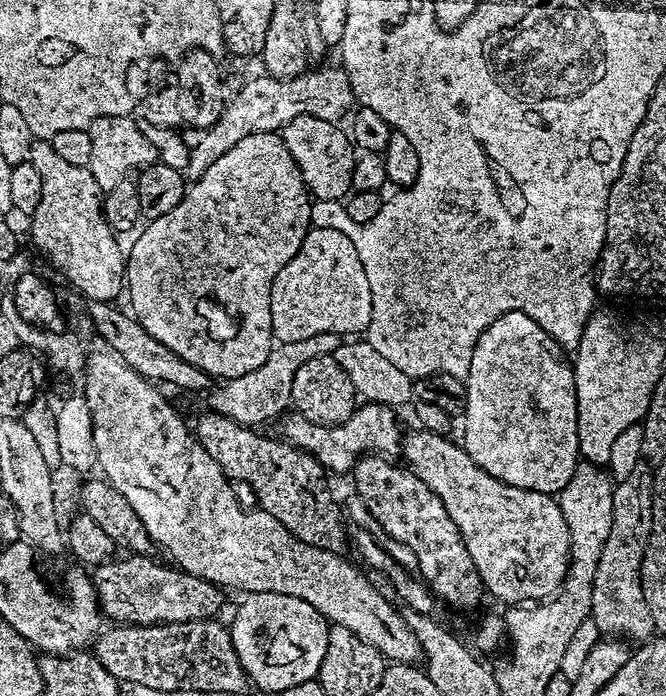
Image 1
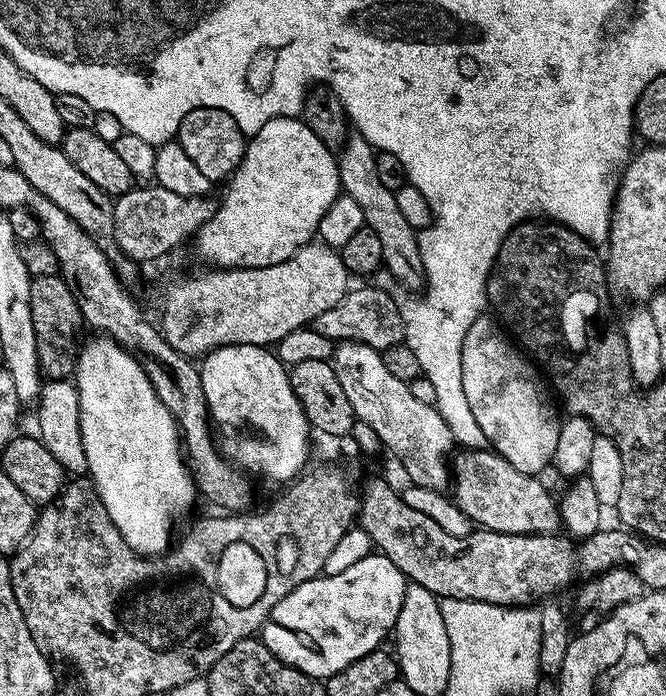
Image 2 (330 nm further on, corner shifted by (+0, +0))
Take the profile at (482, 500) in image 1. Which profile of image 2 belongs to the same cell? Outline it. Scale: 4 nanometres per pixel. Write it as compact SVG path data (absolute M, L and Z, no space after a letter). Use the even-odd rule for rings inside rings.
M346 340L335 345L330 360L357 421L370 426L370 430L378 434L381 445L400 459L409 481L423 488L447 489L450 484L450 464L446 457L453 451L454 441L450 426L446 426L436 407L418 402L408 385L386 370L375 348Z

